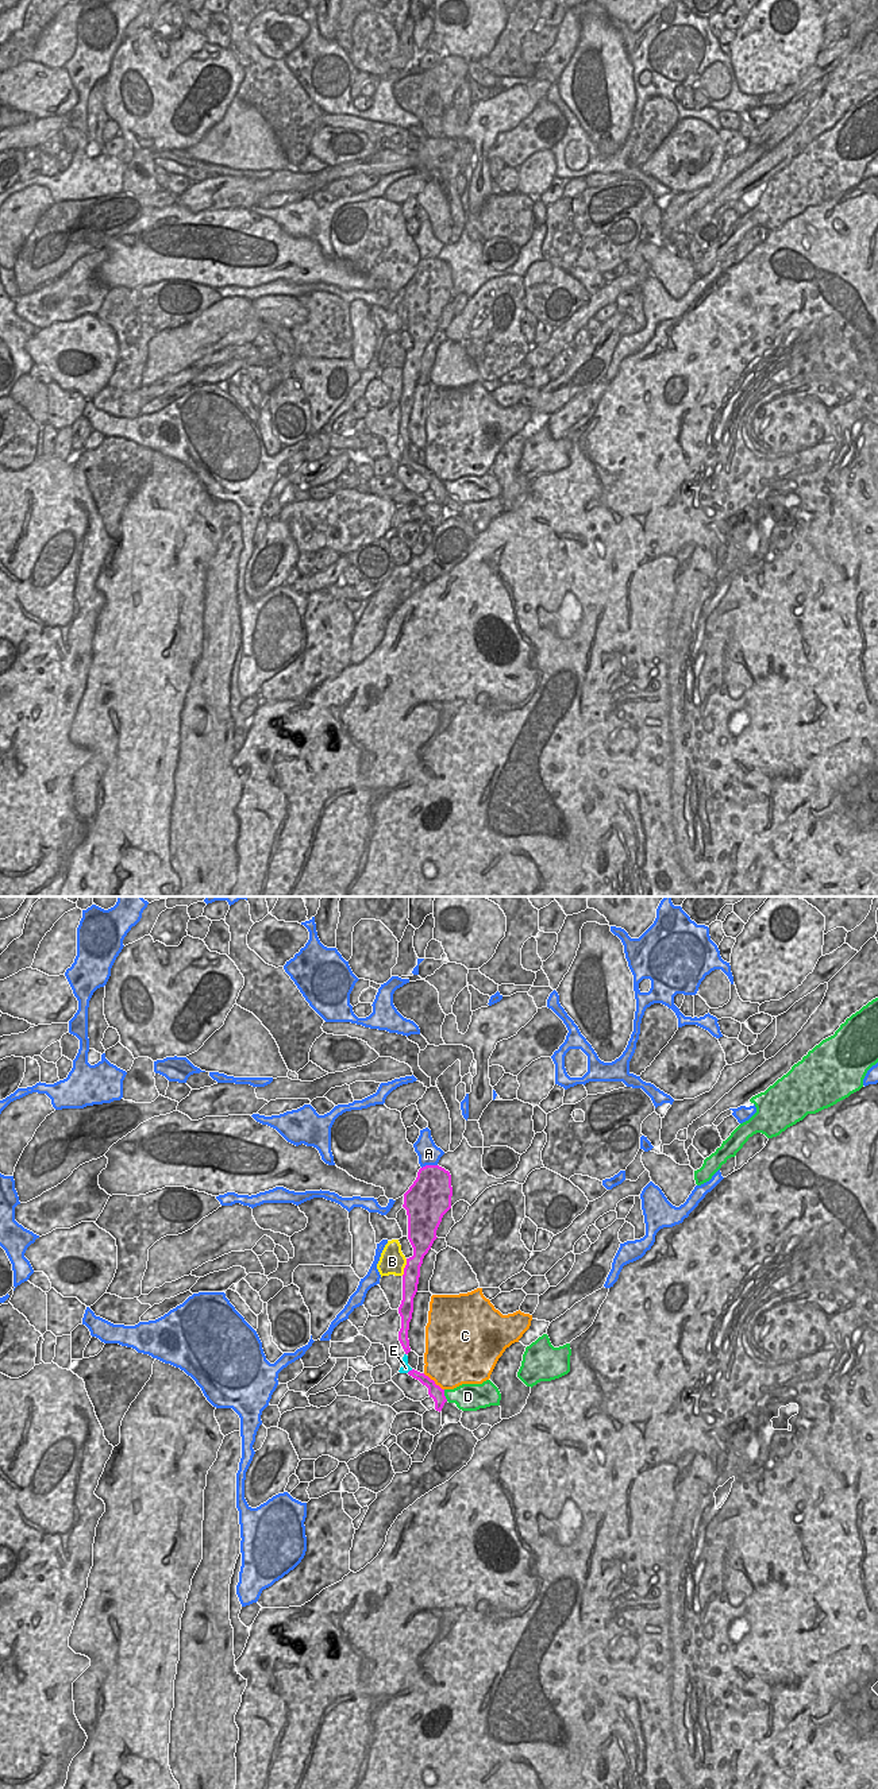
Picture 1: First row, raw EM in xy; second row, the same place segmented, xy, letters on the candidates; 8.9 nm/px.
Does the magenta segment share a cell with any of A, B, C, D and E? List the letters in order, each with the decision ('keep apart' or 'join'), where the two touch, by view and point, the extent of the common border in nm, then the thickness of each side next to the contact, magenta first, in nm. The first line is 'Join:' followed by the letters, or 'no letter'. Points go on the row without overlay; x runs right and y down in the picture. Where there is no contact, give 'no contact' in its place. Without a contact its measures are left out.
Join: no letter
A: keep apart; meets magenta in xy at (428, 258); contact 150 nm long; 360 nm thick on the magenta side, 200 nm on the other
B: keep apart; meets magenta in xy at (405, 359); contact 160 nm long; 170 nm thick on the magenta side, 240 nm on the other
C: keep apart; meets magenta in xy at (434, 474); contact 240 nm long; 120 nm thick on the magenta side, 480 nm on the other
D: keep apart; meets magenta in xy at (443, 488); contact 110 nm long; 120 nm thick on the magenta side, 240 nm on the other
E: keep apart; meets magenta in xy at (409, 463); contact 70 nm long; 90 nm thick on the magenta side, 90 nm on the other

